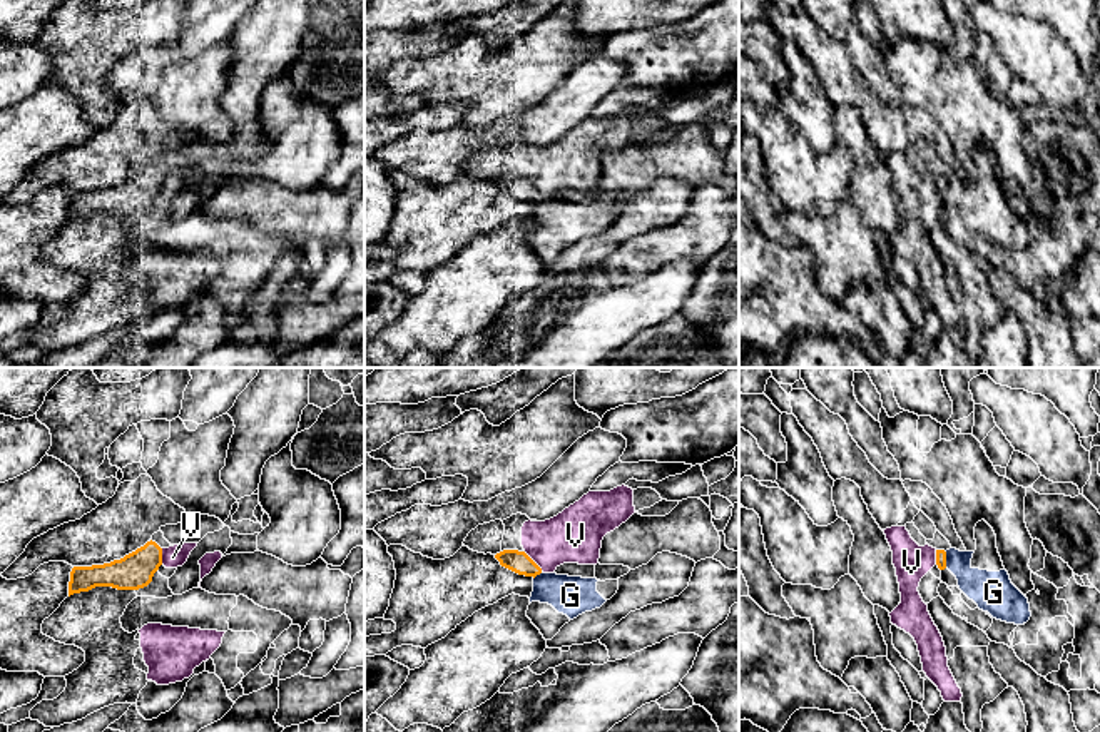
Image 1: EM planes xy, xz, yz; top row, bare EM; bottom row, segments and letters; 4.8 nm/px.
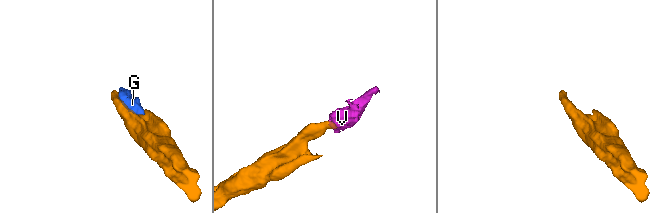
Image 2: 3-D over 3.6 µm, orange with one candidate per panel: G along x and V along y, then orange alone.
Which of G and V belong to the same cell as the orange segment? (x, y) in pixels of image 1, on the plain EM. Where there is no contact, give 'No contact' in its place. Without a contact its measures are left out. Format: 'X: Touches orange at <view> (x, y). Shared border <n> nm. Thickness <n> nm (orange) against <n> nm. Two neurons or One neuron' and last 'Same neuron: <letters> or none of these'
G: Touches orange at yz (945, 186). Shared border 80 nm. Thickness 50 nm (orange) against 180 nm. One neuron
V: Touches orange at xz (534, 188). Shared border 130 nm. Thickness 110 nm (orange) against 260 nm. Two neurons
Same neuron: G

